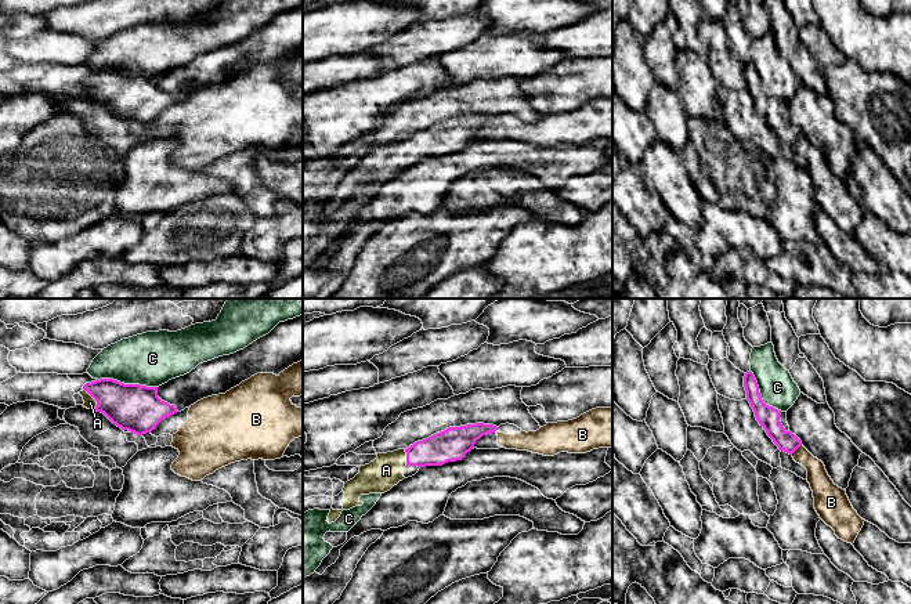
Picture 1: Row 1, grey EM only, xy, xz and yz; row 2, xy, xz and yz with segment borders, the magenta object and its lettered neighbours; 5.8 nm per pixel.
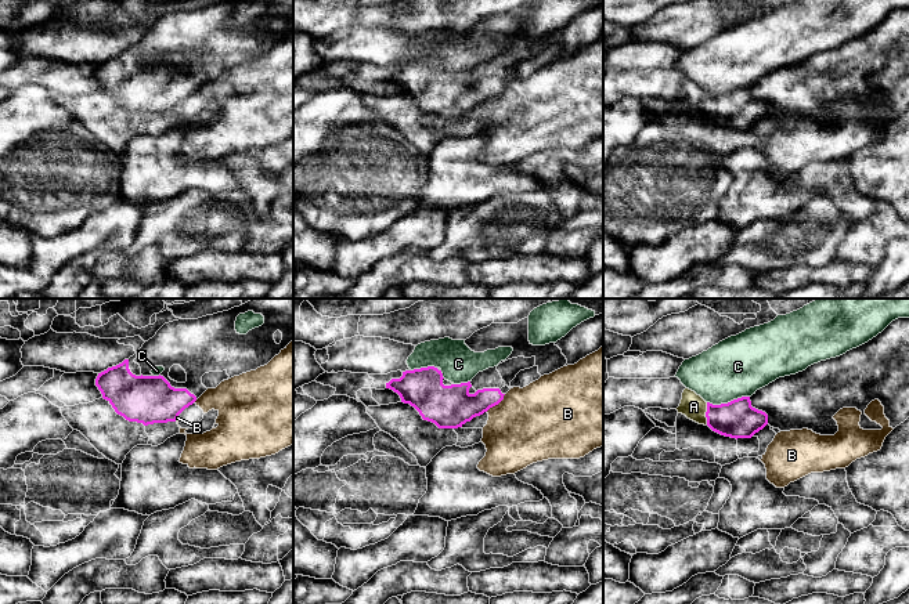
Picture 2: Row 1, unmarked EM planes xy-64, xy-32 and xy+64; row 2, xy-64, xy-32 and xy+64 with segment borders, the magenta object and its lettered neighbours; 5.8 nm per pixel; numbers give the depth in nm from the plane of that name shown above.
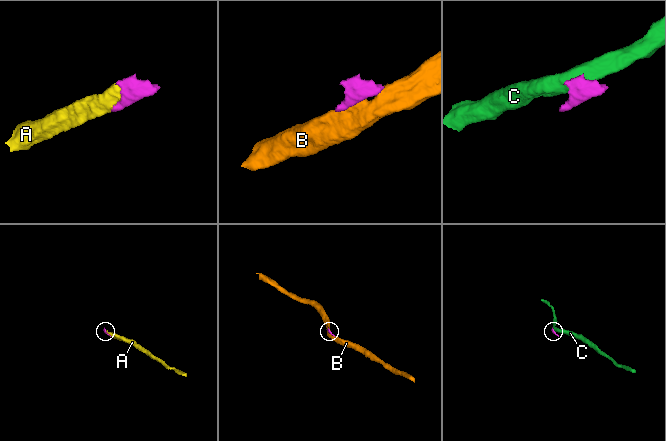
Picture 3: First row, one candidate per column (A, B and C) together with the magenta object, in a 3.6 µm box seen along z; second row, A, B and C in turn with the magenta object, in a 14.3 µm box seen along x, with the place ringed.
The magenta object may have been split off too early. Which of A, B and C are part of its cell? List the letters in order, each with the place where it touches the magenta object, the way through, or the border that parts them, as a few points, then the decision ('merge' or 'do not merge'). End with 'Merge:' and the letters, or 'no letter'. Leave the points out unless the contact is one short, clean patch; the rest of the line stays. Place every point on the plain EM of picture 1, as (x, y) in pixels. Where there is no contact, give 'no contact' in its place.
A: xy (93, 87) | merge
B: yz (795, 140) | do not merge
C: xy (127, 75) | do not merge
Merge: A

